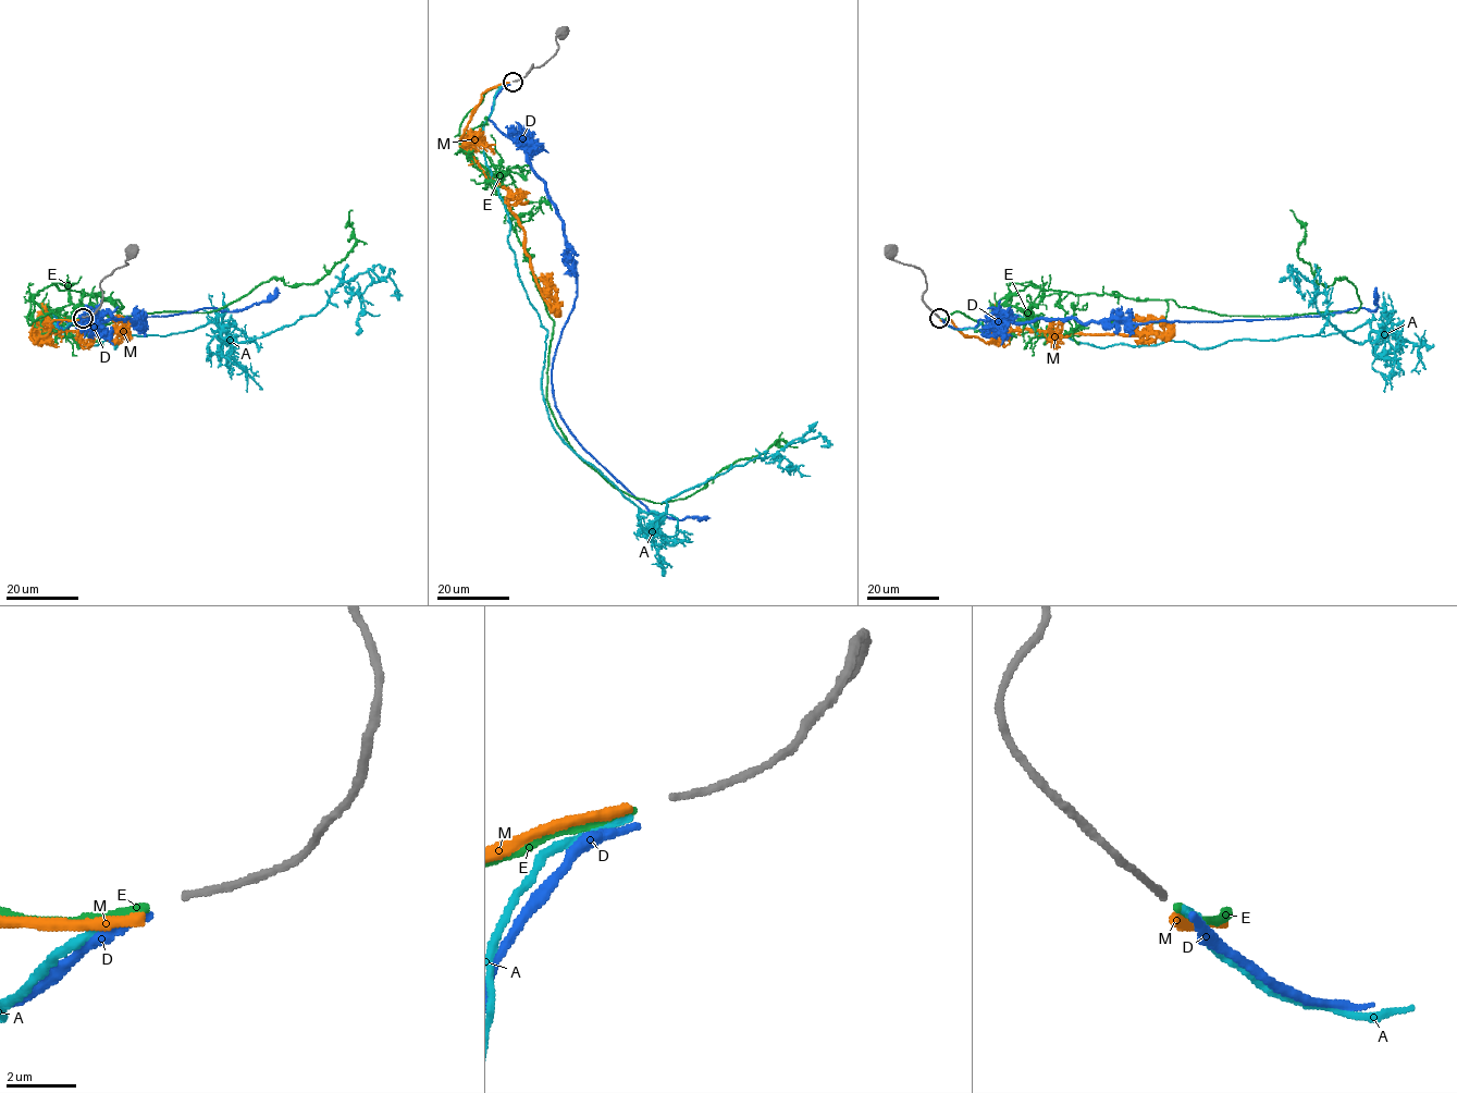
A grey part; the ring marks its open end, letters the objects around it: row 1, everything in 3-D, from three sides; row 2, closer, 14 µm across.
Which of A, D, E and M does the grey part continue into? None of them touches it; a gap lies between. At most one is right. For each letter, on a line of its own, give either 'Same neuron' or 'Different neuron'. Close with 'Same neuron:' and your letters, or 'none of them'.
A: Different neuron
D: Different neuron
E: Same neuron
M: Different neuron
Same neuron: E

